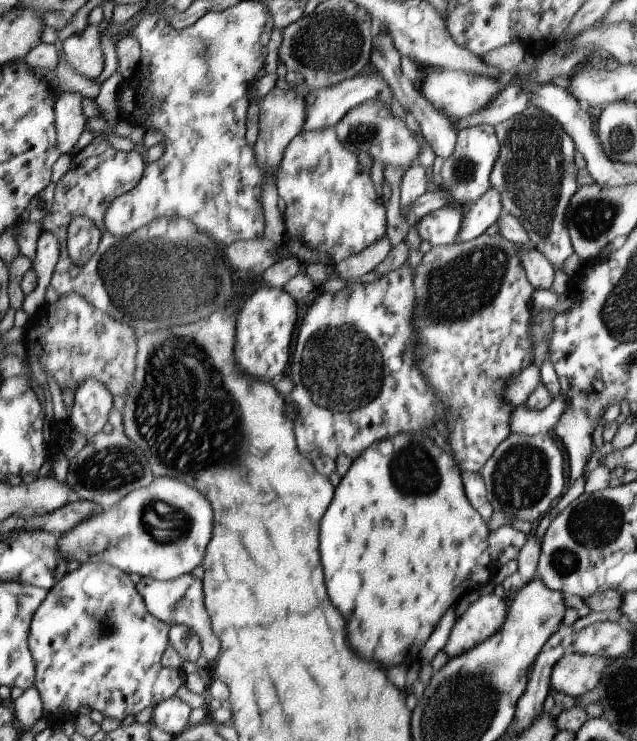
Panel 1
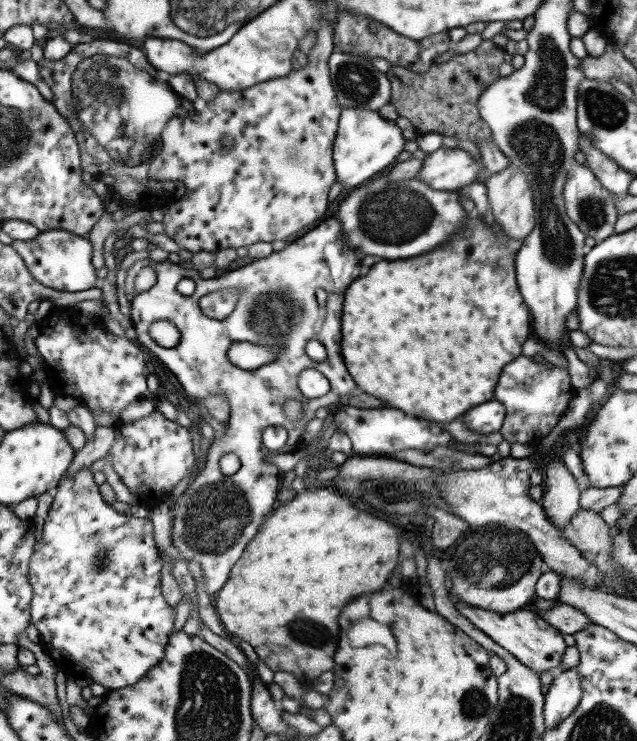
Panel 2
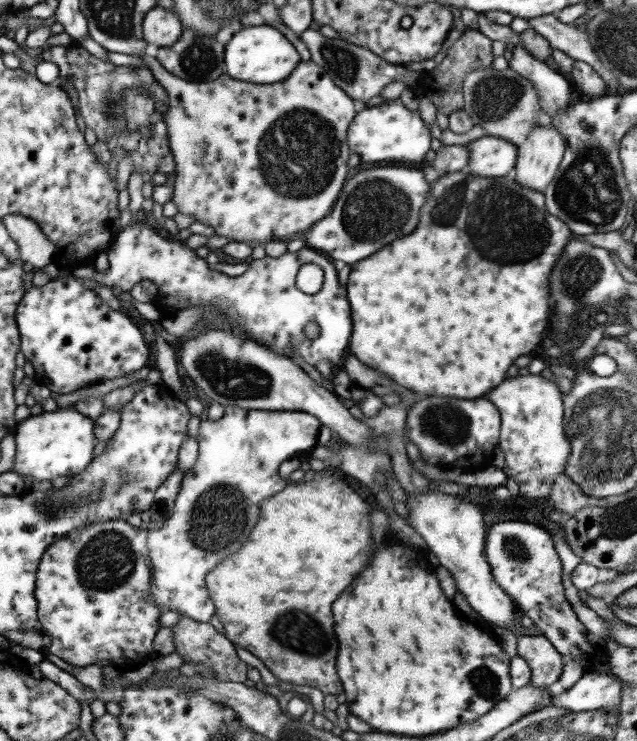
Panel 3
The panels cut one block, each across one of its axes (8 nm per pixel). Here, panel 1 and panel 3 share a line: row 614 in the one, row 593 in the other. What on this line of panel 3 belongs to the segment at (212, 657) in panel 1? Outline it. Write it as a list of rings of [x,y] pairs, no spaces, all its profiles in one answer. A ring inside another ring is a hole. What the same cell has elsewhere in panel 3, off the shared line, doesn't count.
[[[225,408],[223,418],[215,422],[205,420],[199,424],[197,458],[193,468],[181,478],[173,512],[165,522],[151,522],[147,526],[147,550],[153,564],[151,594],[161,612],[179,610],[183,618],[191,618],[203,624],[209,622],[209,618],[215,614],[215,604],[207,594],[205,576],[215,568],[217,562],[241,548],[249,530],[257,522],[259,504],[285,486],[285,480],[281,480],[277,474],[279,464],[285,460],[301,458],[301,454],[307,456],[317,446],[319,426],[321,422],[309,412],[273,412],[243,408]]]

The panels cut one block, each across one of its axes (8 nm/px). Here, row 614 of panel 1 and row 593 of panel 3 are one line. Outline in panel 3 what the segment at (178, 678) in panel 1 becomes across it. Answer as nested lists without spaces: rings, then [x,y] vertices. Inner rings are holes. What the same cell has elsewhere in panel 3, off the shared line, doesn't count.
[[[109,520],[87,528],[73,530],[55,540],[37,564],[35,600],[37,624],[51,638],[47,654],[59,664],[83,666],[117,666],[135,668],[153,654],[153,638],[159,630],[161,608],[151,594],[153,564],[147,550],[147,528],[133,528],[125,520]]]

